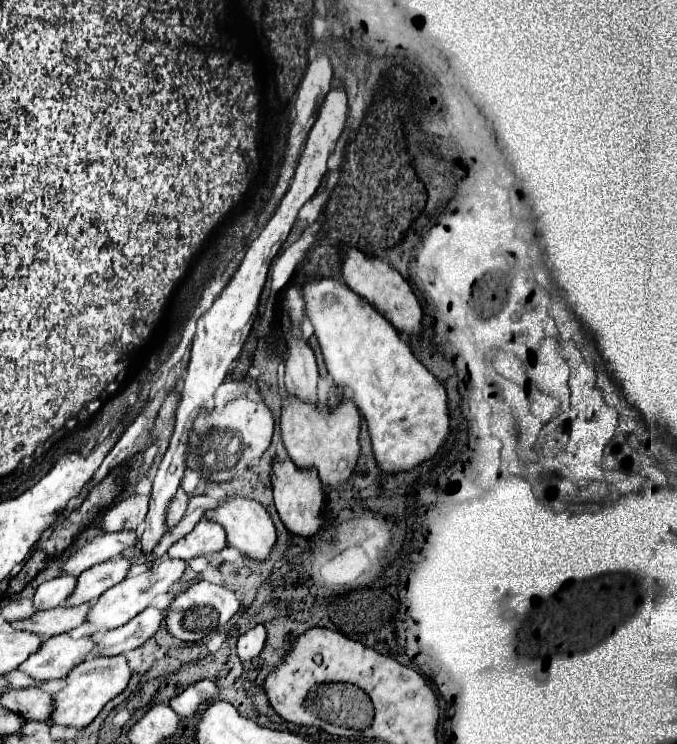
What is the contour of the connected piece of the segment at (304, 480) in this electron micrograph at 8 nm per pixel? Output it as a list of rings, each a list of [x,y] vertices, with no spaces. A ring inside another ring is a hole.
[[[286,459],[284,463],[274,463],[274,473],[276,473],[276,479],[272,479],[274,503],[286,529],[292,535],[300,535],[300,537],[314,537],[320,531],[324,531],[324,519],[320,515],[324,507],[324,491],[316,471],[298,469],[296,465],[292,465],[290,459]]]

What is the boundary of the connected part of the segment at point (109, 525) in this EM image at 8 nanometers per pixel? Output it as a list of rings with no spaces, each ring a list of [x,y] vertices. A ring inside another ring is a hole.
[[[132,495],[114,503],[102,517],[100,527],[104,531],[122,531],[122,529],[138,529],[148,513],[148,495]]]

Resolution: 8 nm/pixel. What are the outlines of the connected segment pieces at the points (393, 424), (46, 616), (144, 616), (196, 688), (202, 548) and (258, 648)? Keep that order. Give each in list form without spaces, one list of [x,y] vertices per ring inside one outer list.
[[[338,279],[308,281],[302,293],[308,317],[320,341],[326,369],[334,381],[334,387],[340,389],[340,399],[352,401],[366,419],[378,469],[384,475],[396,475],[402,471],[412,471],[432,459],[450,437],[448,399],[438,379],[414,357],[408,343],[384,317],[376,313],[368,301],[358,297]]]
[[[94,601],[82,603],[78,607],[58,607],[58,609],[38,611],[30,621],[18,621],[18,623],[14,623],[14,627],[32,631],[32,633],[42,633],[46,637],[52,637],[58,633],[68,633],[70,629],[86,623],[86,617],[88,617],[92,605],[94,605]]]
[[[148,607],[142,613],[138,613],[130,623],[106,631],[104,637],[98,641],[98,655],[122,655],[130,649],[142,647],[148,639],[154,637],[154,633],[164,625],[166,615],[162,609]]]
[[[196,681],[188,689],[170,699],[170,707],[184,719],[196,719],[208,703],[216,699],[220,687],[214,681]]]
[[[202,519],[198,523],[198,527],[194,527],[192,533],[182,537],[168,549],[168,555],[170,555],[170,559],[190,561],[194,557],[222,551],[224,547],[226,547],[226,531],[220,525],[216,525],[214,521]]]
[[[256,625],[248,633],[244,633],[238,639],[238,657],[240,657],[240,661],[252,661],[252,659],[260,657],[262,649],[264,649],[264,641],[266,641],[264,625]]]

